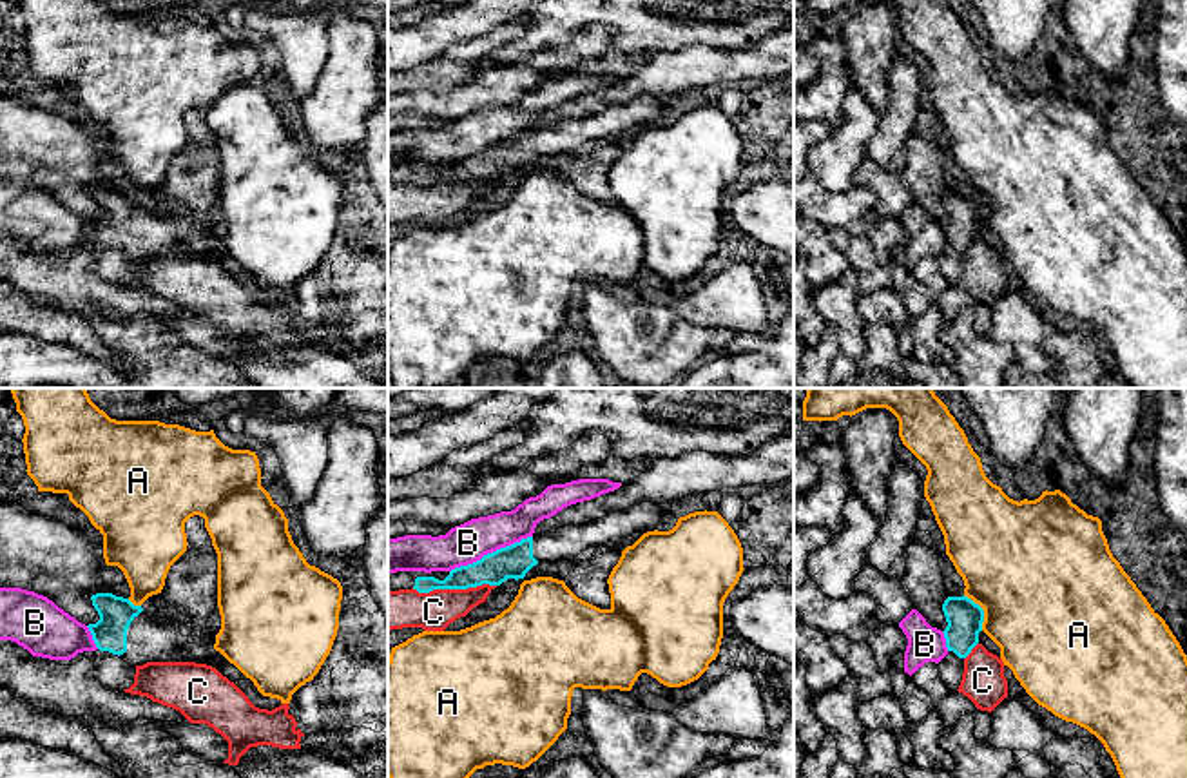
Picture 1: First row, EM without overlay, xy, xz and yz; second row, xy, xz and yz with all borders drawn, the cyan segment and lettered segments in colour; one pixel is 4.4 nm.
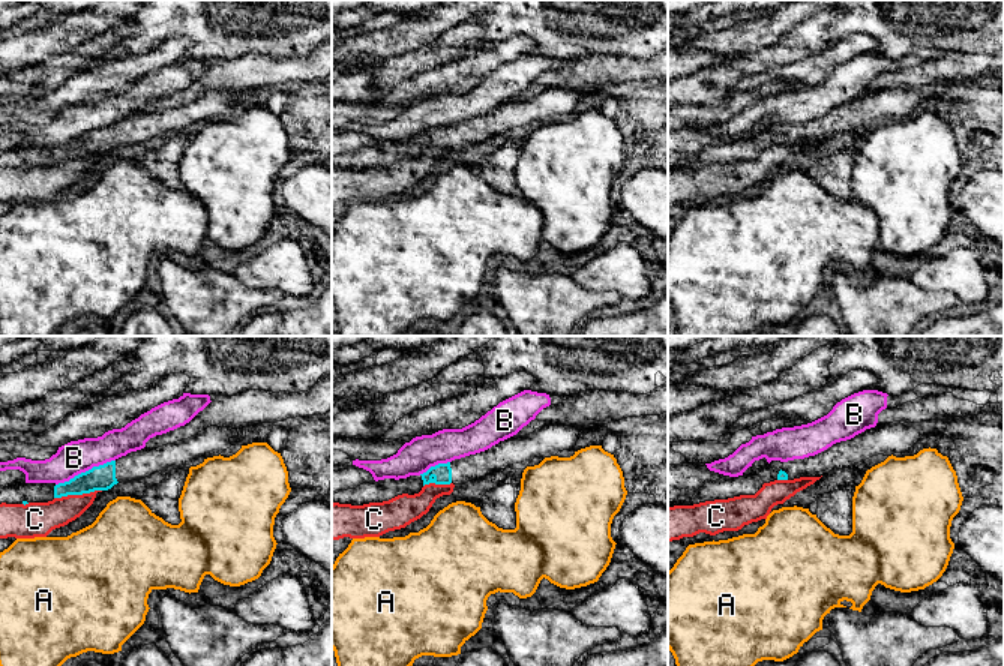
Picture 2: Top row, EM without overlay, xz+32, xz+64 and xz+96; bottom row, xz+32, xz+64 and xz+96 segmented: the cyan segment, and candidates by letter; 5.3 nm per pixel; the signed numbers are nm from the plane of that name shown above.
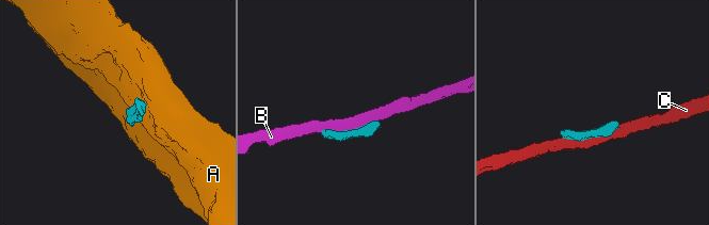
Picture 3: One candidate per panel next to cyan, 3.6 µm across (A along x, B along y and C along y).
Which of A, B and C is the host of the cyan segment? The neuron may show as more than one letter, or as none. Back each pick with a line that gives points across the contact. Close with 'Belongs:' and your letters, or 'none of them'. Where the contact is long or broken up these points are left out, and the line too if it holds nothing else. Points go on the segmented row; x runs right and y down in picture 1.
Belongs: none of them

